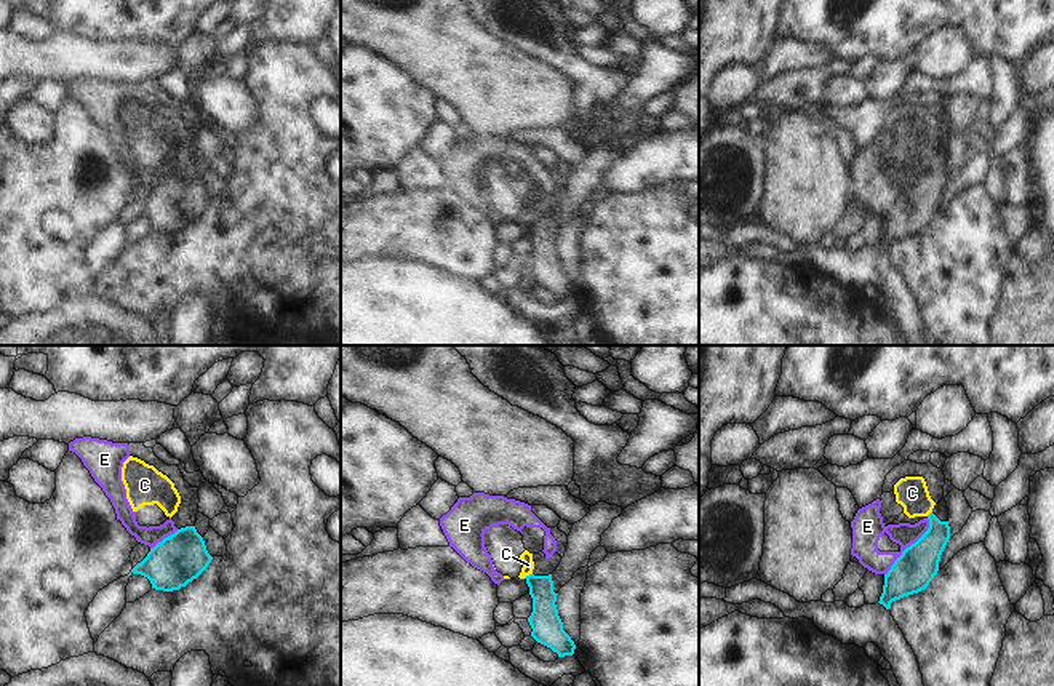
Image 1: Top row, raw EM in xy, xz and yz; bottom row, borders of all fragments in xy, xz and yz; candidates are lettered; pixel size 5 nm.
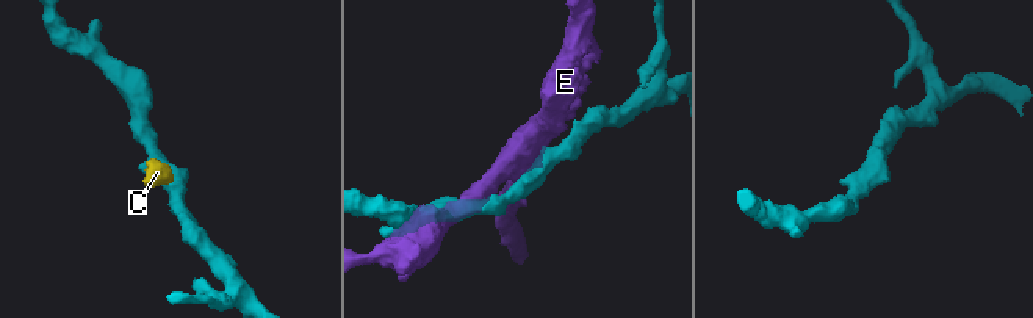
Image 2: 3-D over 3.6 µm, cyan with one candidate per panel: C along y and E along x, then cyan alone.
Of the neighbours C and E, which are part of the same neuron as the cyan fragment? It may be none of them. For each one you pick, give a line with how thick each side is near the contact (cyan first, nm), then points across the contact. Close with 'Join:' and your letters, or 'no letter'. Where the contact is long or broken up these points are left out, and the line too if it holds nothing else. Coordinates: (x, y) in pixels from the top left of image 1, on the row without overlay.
Join: no letter

